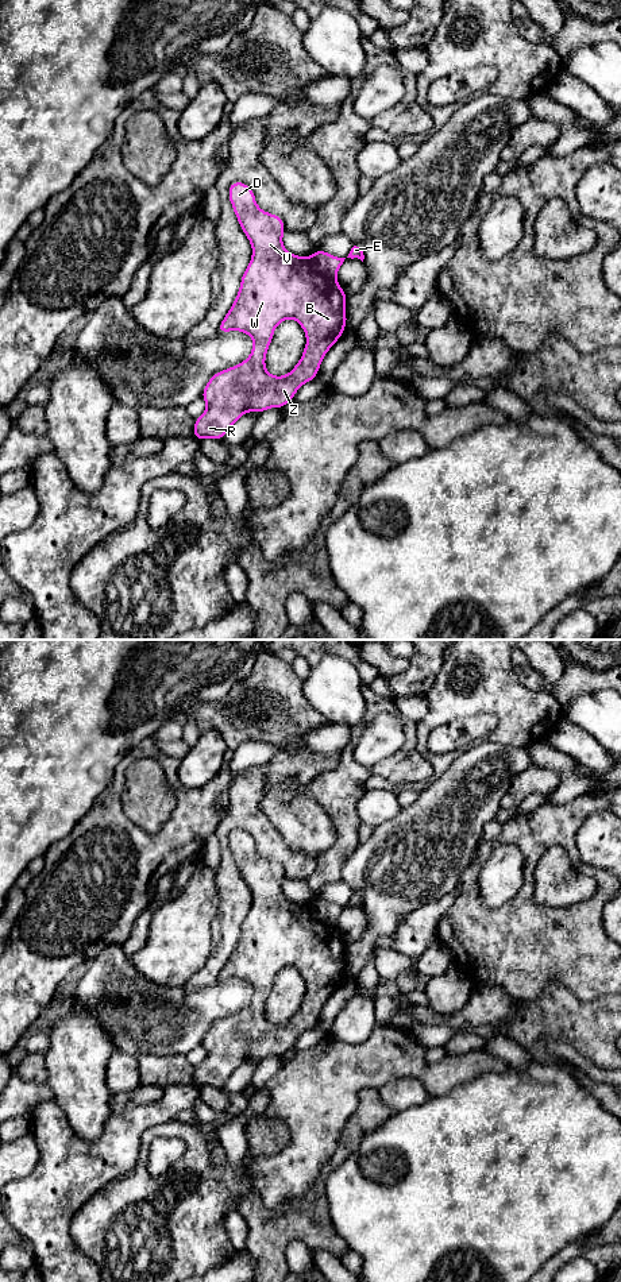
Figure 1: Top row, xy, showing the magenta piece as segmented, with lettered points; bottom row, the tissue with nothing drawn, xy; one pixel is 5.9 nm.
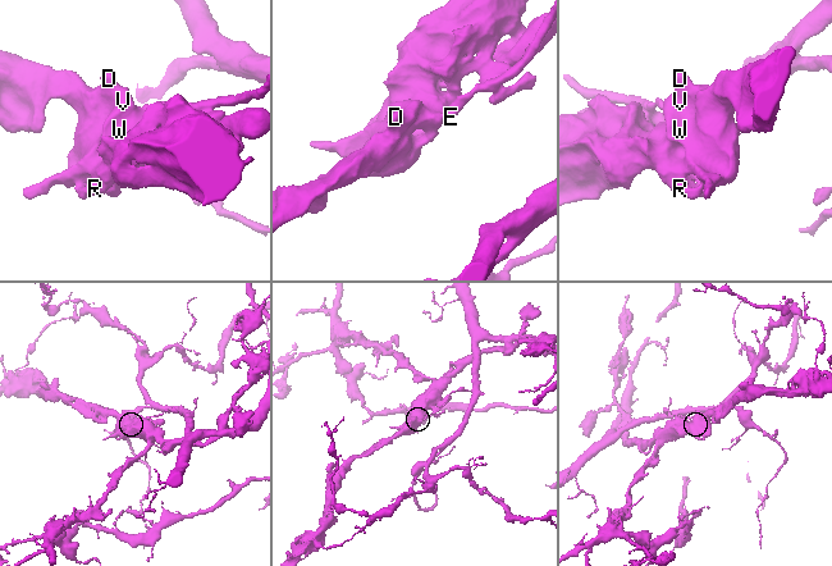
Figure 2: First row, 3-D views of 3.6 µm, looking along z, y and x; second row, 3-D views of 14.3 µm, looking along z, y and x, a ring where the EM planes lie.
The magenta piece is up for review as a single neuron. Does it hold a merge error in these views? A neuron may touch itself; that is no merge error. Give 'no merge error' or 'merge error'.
merge error

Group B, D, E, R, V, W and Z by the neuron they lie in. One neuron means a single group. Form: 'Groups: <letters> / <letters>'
Groups: B D R V W Z / E

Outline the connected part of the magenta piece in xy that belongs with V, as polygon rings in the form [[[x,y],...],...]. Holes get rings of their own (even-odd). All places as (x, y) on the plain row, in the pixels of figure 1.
[[[232,830],[228,835],[228,845],[242,879],[251,891],[252,904],[242,923],[238,943],[217,980],[244,980],[254,988],[254,995],[246,1008],[209,1026],[201,1043],[208,1055],[194,1067],[193,1085],[197,1088],[221,1088],[247,1059],[262,1061],[289,1051],[304,1031],[315,1028],[325,1001],[344,982],[347,972],[347,942],[343,935],[336,927],[319,922],[310,904],[290,901],[284,895],[284,868],[278,862],[261,857],[256,853],[254,838],[244,830]],[[286,966],[293,966],[301,973],[306,992],[293,1018],[286,1023],[275,1024],[266,1018],[266,1000],[274,977]]]

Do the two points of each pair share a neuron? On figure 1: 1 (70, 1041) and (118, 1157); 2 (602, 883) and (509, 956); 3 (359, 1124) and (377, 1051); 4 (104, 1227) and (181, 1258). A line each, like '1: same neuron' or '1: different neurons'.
1: different neurons
2: same neuron
3: different neurons
4: same neuron

